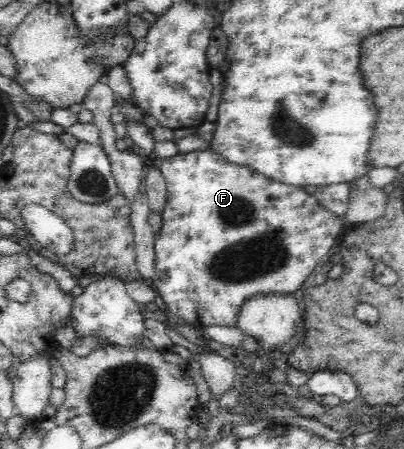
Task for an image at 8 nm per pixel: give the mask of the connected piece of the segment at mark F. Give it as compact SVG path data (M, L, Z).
M203 149L203 150L197 150L192 151L191 153L184 153L169 157L168 159L164 159L161 161L160 166L161 174L163 175L163 178L166 180L166 197L165 201L163 201L163 209L161 209L161 229L157 233L154 234L154 252L155 252L155 271L156 276L153 282L153 289L157 291L158 295L158 301L160 303L160 306L162 309L168 314L171 321L178 322L183 325L189 325L189 327L192 327L195 329L195 331L201 331L203 339L205 341L209 341L208 333L206 332L206 329L209 326L221 326L221 327L233 327L237 325L238 322L238 316L241 311L241 307L247 303L248 299L251 299L253 296L258 296L261 294L293 294L298 289L301 289L303 283L305 283L305 280L313 271L315 271L315 267L317 267L318 264L324 263L327 261L328 257L331 255L332 250L331 247L335 245L335 241L338 239L339 231L344 229L345 223L341 222L341 218L339 216L335 216L333 212L323 208L317 200L315 200L315 196L313 194L306 193L301 186L295 187L291 184L284 184L279 183L277 180L271 180L268 177L263 176L262 174L253 172L251 169L248 169L247 167L243 166L237 166L235 164L228 163L227 160L223 160L219 154L211 151L211 149Z

